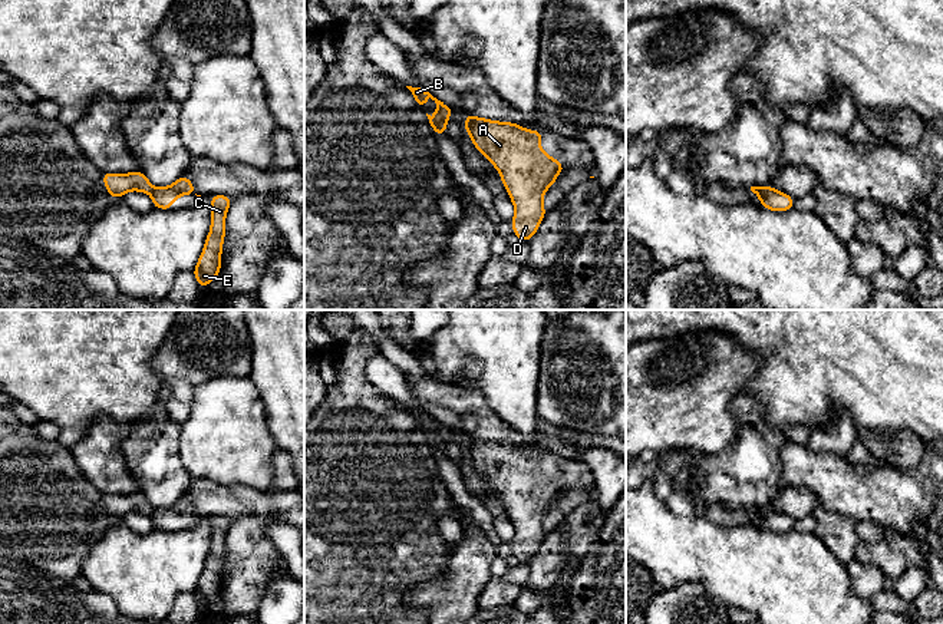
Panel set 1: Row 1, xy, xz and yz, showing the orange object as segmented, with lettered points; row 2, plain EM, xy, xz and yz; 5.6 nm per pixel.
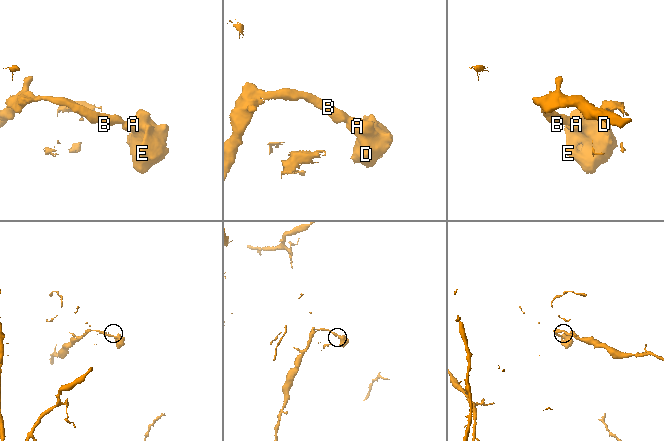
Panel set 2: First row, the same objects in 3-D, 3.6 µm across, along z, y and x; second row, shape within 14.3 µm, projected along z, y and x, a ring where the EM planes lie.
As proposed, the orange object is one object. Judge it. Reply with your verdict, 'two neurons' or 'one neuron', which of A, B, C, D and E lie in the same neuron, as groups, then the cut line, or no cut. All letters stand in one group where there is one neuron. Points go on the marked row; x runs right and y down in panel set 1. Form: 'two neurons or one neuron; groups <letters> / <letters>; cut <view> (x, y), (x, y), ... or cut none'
two neurons; groups A C D E / B; cut xz (475, 118), (468, 132)

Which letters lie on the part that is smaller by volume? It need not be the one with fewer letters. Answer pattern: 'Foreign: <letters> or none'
Foreign: A, C, D, E

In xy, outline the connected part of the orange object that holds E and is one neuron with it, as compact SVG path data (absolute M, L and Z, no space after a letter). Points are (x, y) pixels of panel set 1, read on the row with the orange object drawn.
M225 195L211 197L211 230L205 240L198 264L192 271L197 283L202 288L207 288L207 284L217 280L220 274L221 251L225 235L225 215L231 202L233 198Z

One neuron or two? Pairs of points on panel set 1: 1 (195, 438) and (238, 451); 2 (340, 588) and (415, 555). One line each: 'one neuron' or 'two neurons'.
1: one neuron
2: one neuron

